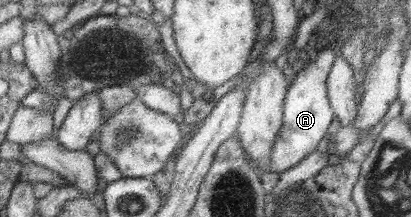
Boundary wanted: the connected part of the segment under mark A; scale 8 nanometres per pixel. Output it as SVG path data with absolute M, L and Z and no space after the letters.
M331 47L317 52L314 61L307 60L304 68L296 70L293 82L286 87L286 94L282 109L282 126L277 133L277 138L271 146L270 165L271 172L281 173L289 169L308 153L315 151L327 134L327 126L333 121L333 110L326 96L326 77L333 65L334 59Z

